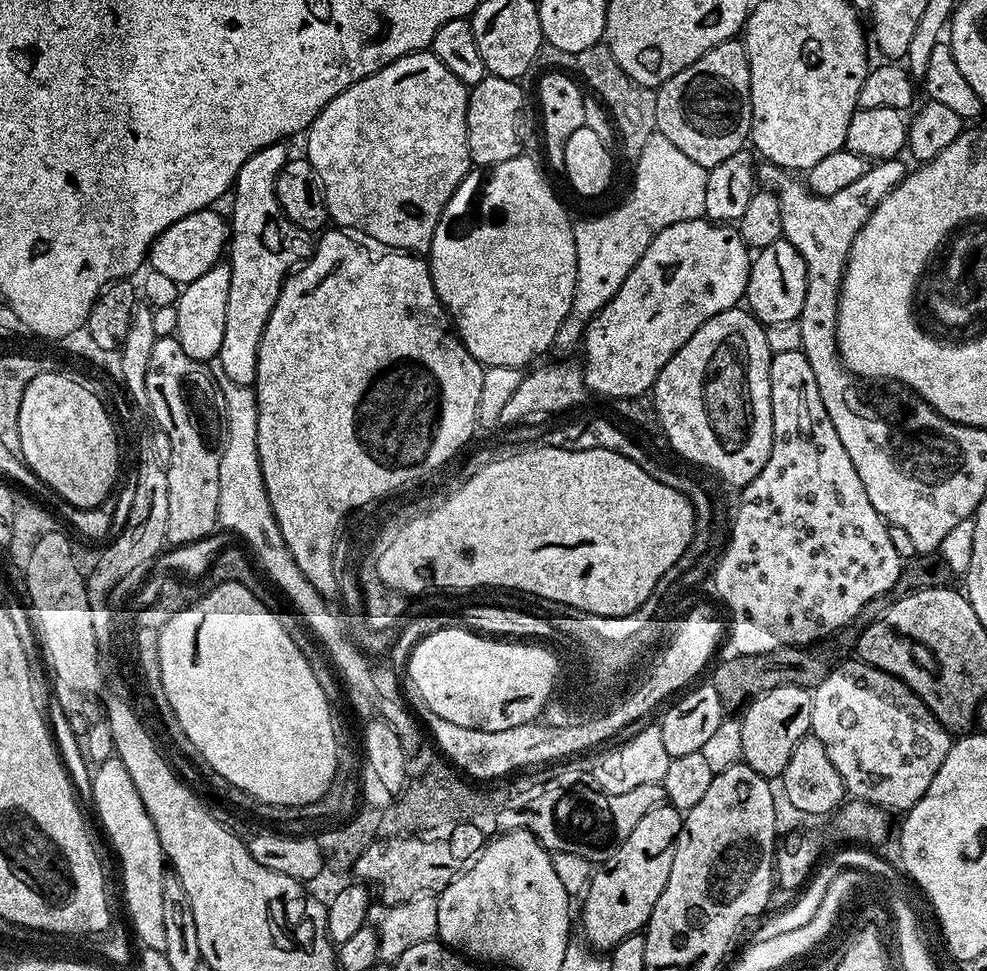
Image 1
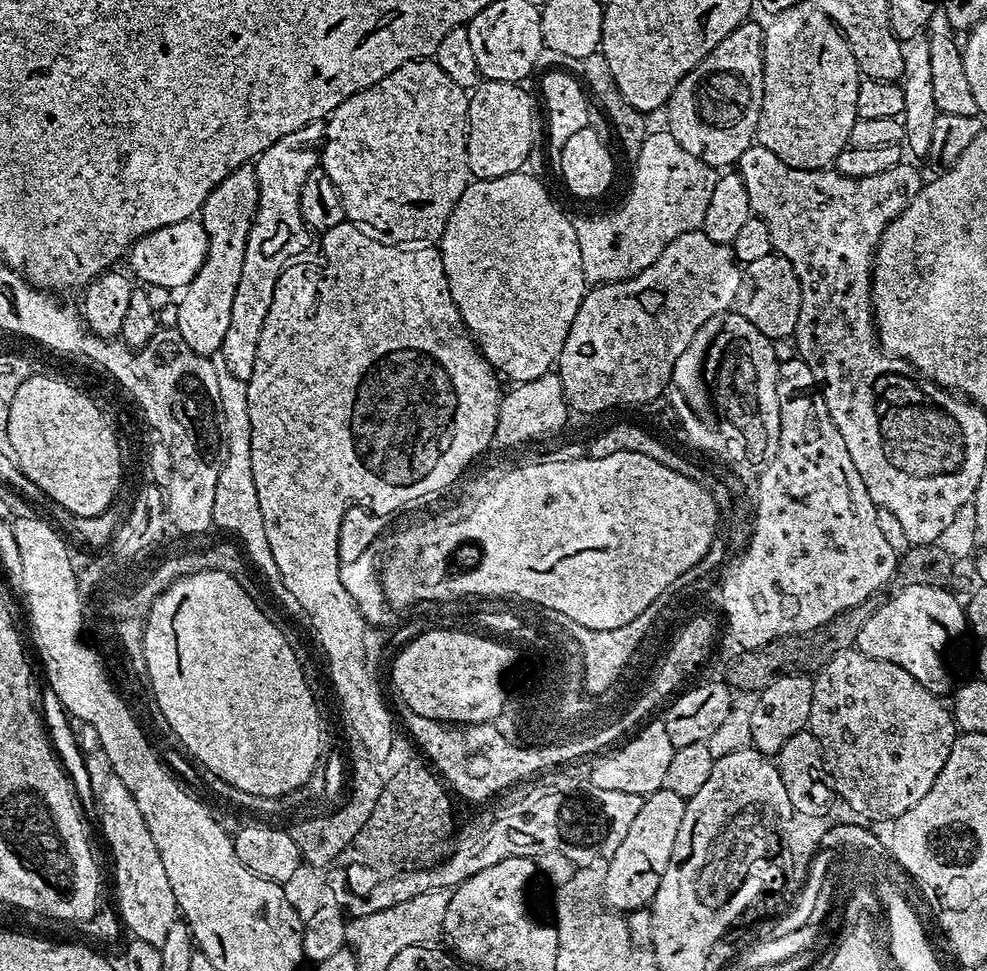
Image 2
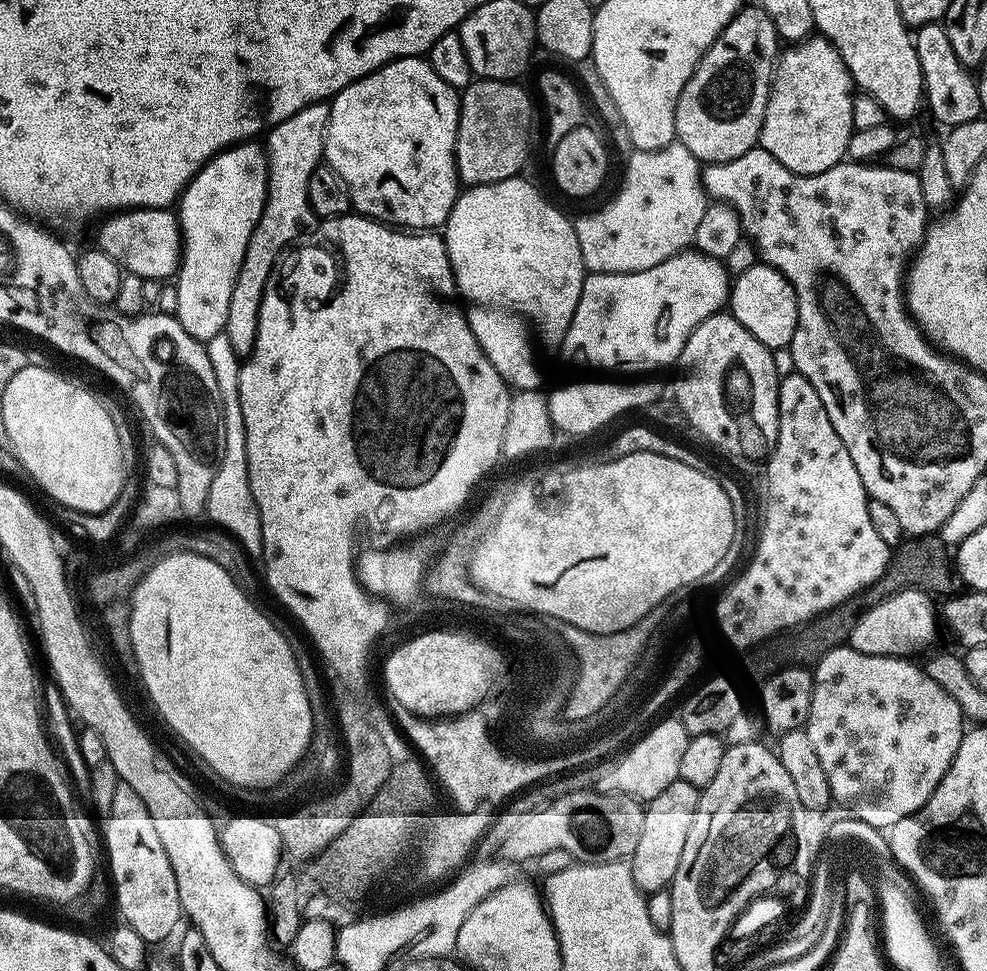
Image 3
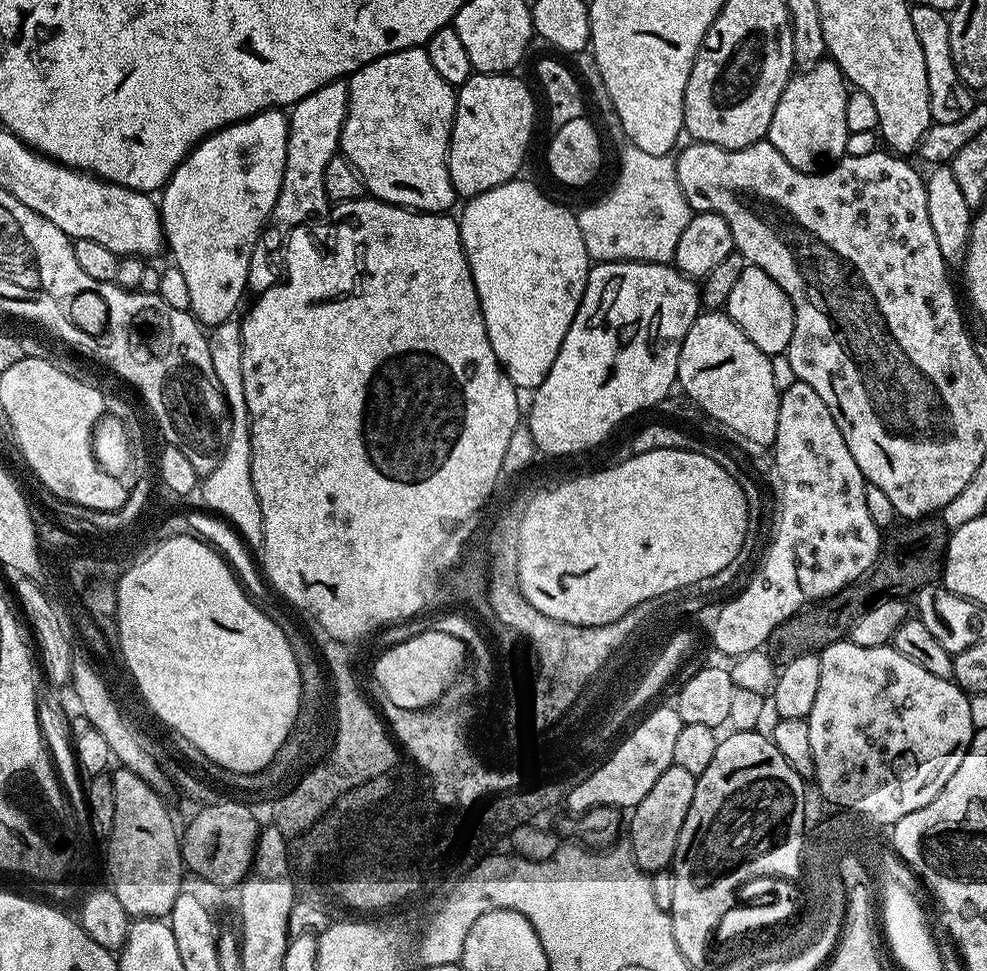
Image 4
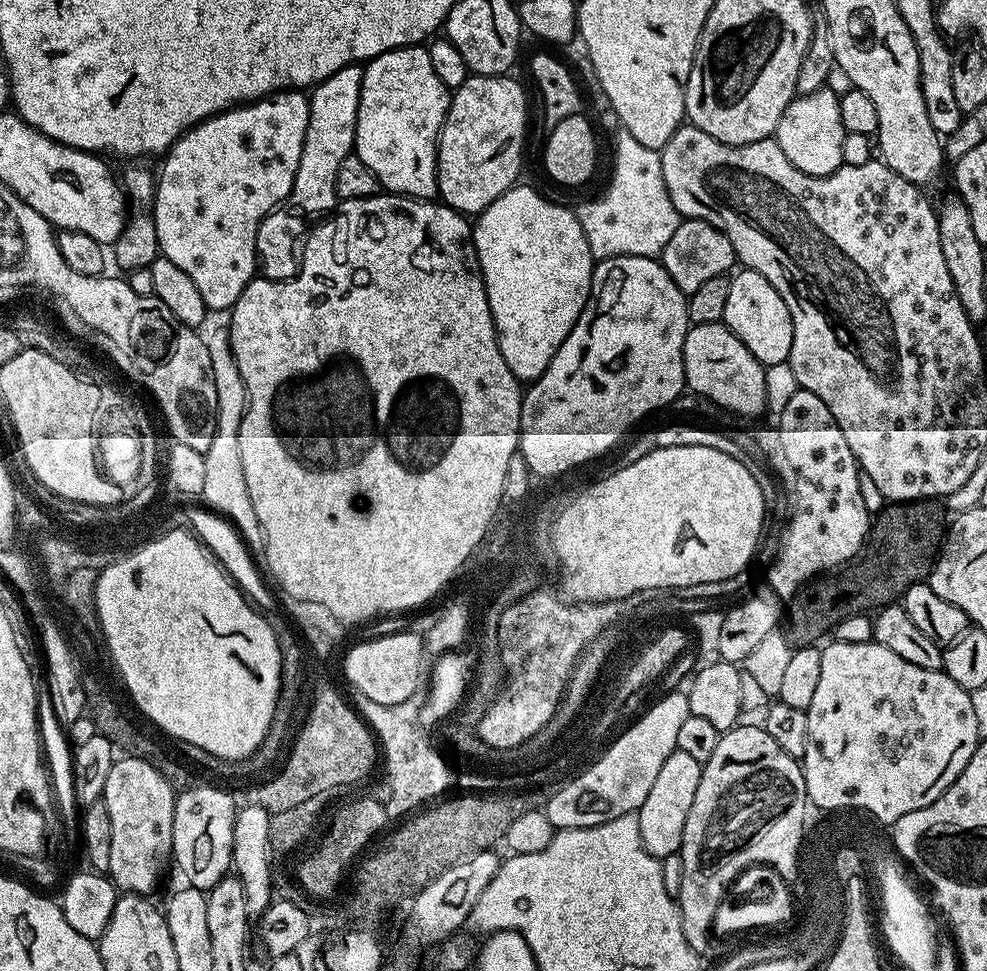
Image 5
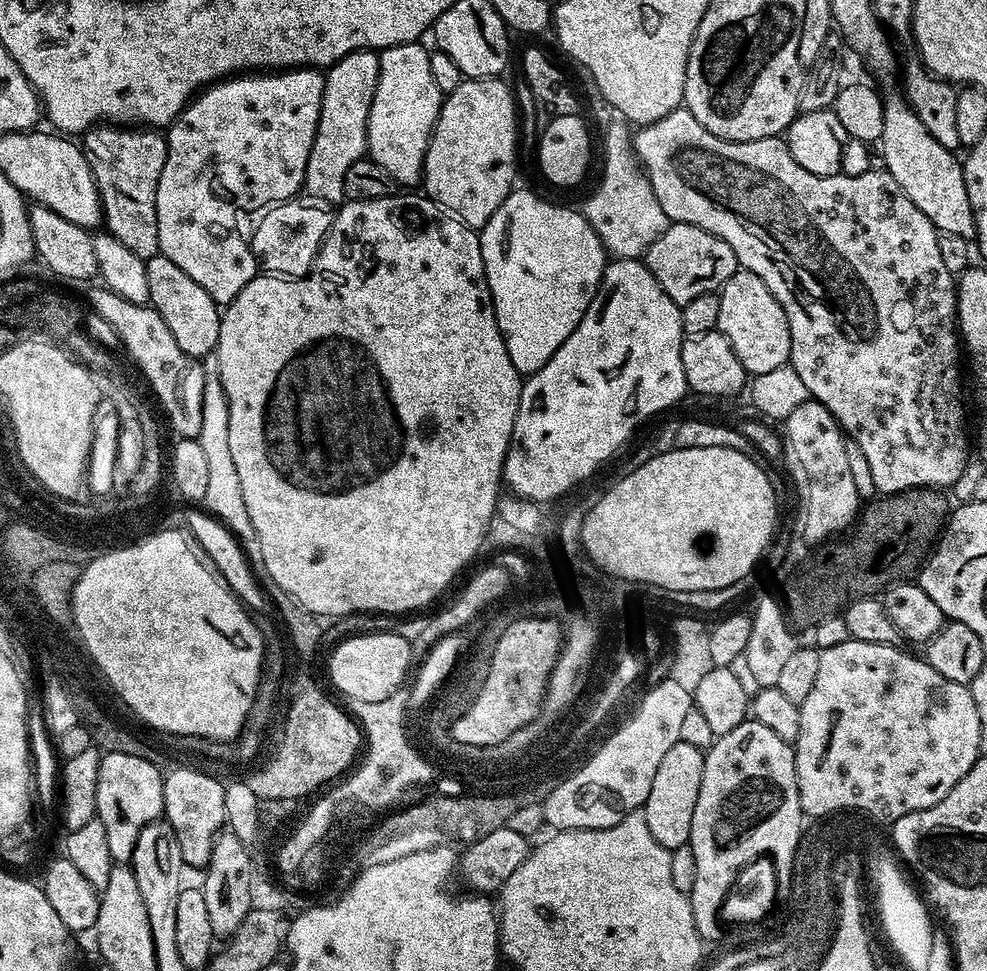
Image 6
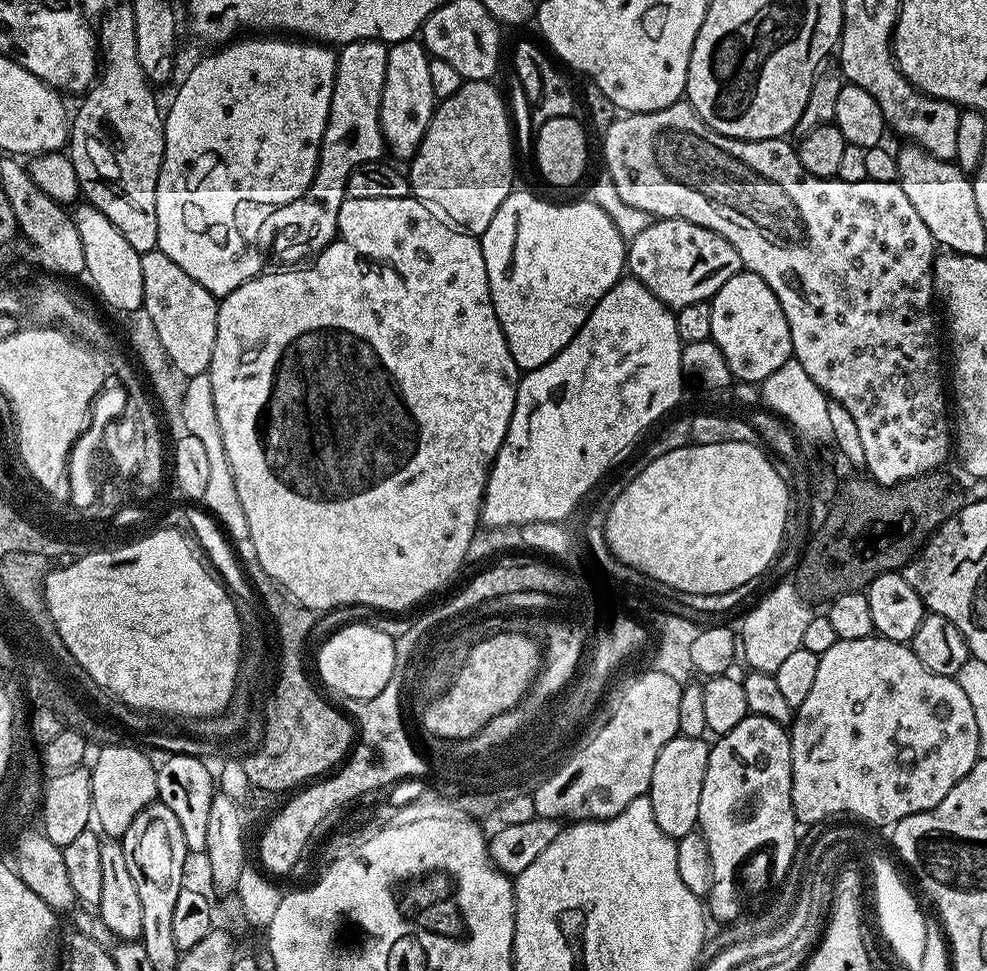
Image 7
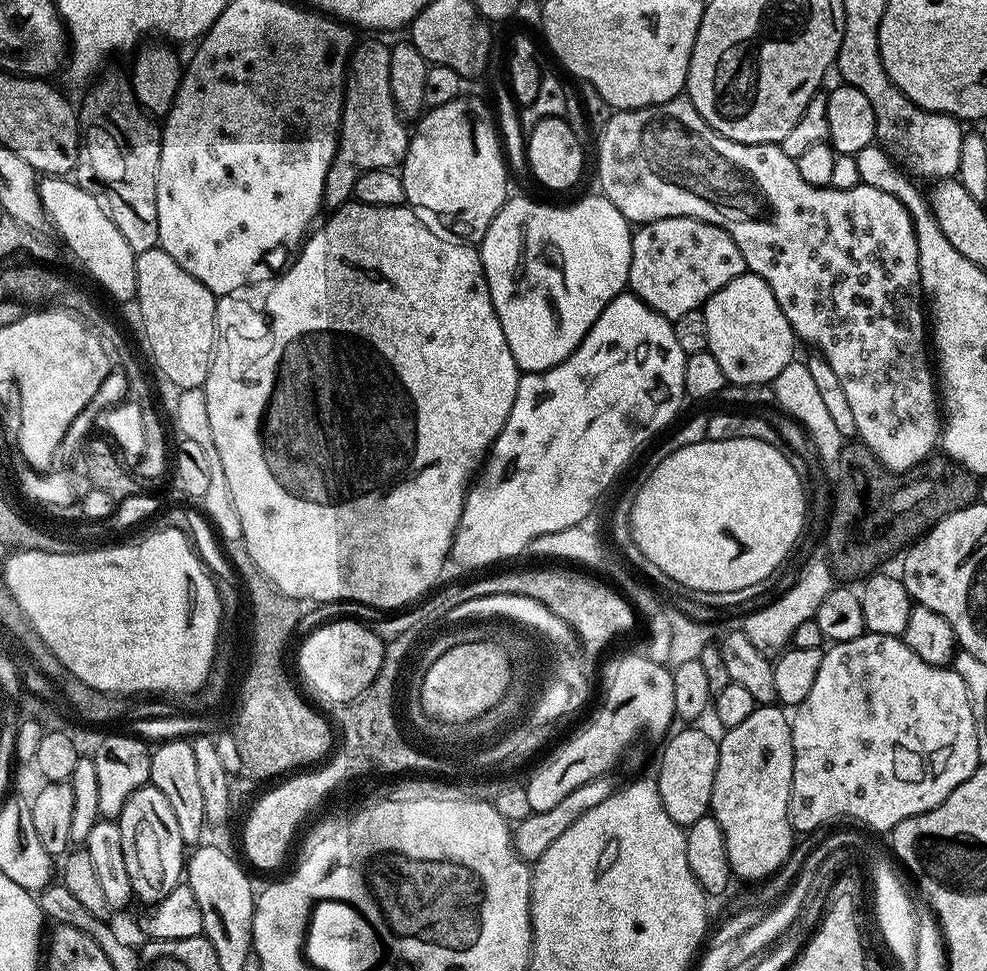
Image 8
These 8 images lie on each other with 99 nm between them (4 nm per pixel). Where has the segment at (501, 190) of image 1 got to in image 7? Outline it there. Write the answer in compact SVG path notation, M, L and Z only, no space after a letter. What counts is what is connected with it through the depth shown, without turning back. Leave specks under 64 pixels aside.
M514 190L506 198L506 202L502 202L502 206L498 206L498 210L494 214L490 226L486 226L486 230L479 237L482 254L486 262L486 274L488 275L488 285L490 286L490 294L492 295L492 305L496 311L496 317L500 323L501 330L504 332L508 349L514 358L517 369L531 370L533 368L540 368L546 362L553 360L576 337L578 330L586 322L586 318L592 313L594 306L599 300L625 275L625 237L620 235L620 231L614 226L614 222L606 214L606 210L602 210L599 204L593 202L591 199L588 200L580 200L577 204L551 204L548 200L539 200L532 192Z

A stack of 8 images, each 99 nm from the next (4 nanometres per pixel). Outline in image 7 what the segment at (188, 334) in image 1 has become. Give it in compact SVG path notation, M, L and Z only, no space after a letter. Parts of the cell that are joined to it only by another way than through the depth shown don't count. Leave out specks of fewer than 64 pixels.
M268 34L261 36L264 36L261 40L233 39L227 46L213 51L216 52L213 56L202 57L185 74L184 81L181 82L172 105L166 108L164 116L164 157L162 170L158 174L158 190L156 191L156 209L158 210L156 246L159 251L166 254L166 258L170 258L170 262L178 262L178 266L182 266L182 270L186 270L186 274L190 274L194 282L201 284L211 296L217 298L230 295L234 289L245 284L247 280L251 280L258 272L251 254L244 249L243 234L236 232L236 211L243 204L253 204L256 208L264 208L263 210L281 208L304 196L318 166L319 150L330 114L330 98L334 94L337 53L331 47L319 42L309 42L304 38L273 38Z

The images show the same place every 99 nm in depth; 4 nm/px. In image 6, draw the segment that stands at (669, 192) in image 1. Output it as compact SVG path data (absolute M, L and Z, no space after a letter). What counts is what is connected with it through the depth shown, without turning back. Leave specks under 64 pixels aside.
M613 122L603 133L604 177L601 178L596 193L582 205L582 211L604 244L605 253L616 258L640 258L652 245L654 238L658 238L668 229L670 221L666 210L662 210L662 202L658 202L644 169L640 167L640 162L636 159L634 136L631 131L628 133L627 127L629 128L627 123Z

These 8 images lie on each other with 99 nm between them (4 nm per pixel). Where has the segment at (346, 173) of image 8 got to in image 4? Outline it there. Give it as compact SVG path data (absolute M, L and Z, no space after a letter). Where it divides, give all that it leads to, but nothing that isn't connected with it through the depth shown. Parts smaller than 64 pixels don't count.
M343 79L332 80L326 86L314 90L314 94L306 94L306 98L291 105L288 116L286 170L283 171L282 188L272 215L285 228L299 227L310 219L319 217L316 216L318 214L324 216L329 213L330 201L323 175L330 158L337 155L340 147L340 131L347 109L348 85Z

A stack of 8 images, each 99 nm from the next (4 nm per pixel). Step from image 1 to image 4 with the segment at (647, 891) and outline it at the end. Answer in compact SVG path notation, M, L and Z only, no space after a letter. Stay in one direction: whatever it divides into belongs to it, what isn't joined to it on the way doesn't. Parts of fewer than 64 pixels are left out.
M671 764L668 769L654 782L650 788L650 794L638 802L630 816L630 828L632 824L632 844L634 849L634 859L645 872L655 874L665 871L676 858L676 847L682 826L686 822L686 814L690 810L690 802L694 802L694 790L696 789L696 776L690 774L690 770L682 770L682 766Z

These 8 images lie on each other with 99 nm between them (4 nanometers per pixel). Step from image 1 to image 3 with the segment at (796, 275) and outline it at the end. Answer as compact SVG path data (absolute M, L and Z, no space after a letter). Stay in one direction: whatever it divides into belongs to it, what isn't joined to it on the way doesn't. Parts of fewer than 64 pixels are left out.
M758 262L735 277L730 284L727 307L732 317L742 322L742 326L746 326L746 330L766 347L775 350L791 345L798 326L798 298L794 294L794 286L790 286L778 269Z

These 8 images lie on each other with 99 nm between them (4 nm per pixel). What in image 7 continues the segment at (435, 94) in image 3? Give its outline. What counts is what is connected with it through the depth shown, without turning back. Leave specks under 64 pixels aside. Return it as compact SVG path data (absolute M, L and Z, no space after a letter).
M419 39L403 40L391 45L386 58L386 82L382 86L382 106L380 107L380 129L384 135L384 142L389 153L397 156L397 161L411 161L416 155L418 146L430 126L430 118L436 113L438 99L430 84L430 57L427 48Z

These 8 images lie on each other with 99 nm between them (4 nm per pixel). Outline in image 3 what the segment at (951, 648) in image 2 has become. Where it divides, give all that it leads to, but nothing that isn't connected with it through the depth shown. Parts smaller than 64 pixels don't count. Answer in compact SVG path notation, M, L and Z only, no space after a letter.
M907 588L898 594L886 597L886 599L884 599L882 602L878 602L878 606L874 606L870 610L860 613L860 617L854 626L854 630L848 636L848 644L851 646L851 648L858 650L862 654L874 654L875 656L902 656L905 658L911 657L913 655L911 652L920 652L927 646L927 644L932 644L936 640L936 624L938 628L938 608L935 603L932 605L932 600L933 597L929 595L929 593L921 592L918 588Z

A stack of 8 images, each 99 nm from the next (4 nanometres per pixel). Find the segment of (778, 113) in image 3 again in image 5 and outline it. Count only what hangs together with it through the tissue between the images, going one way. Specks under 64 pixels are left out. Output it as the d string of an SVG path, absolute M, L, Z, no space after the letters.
M825 86L814 94L797 95L790 106L786 106L774 133L776 144L782 146L782 154L786 154L798 170L811 176L828 176L844 163L842 142L845 131L840 121L840 96L830 89Z

